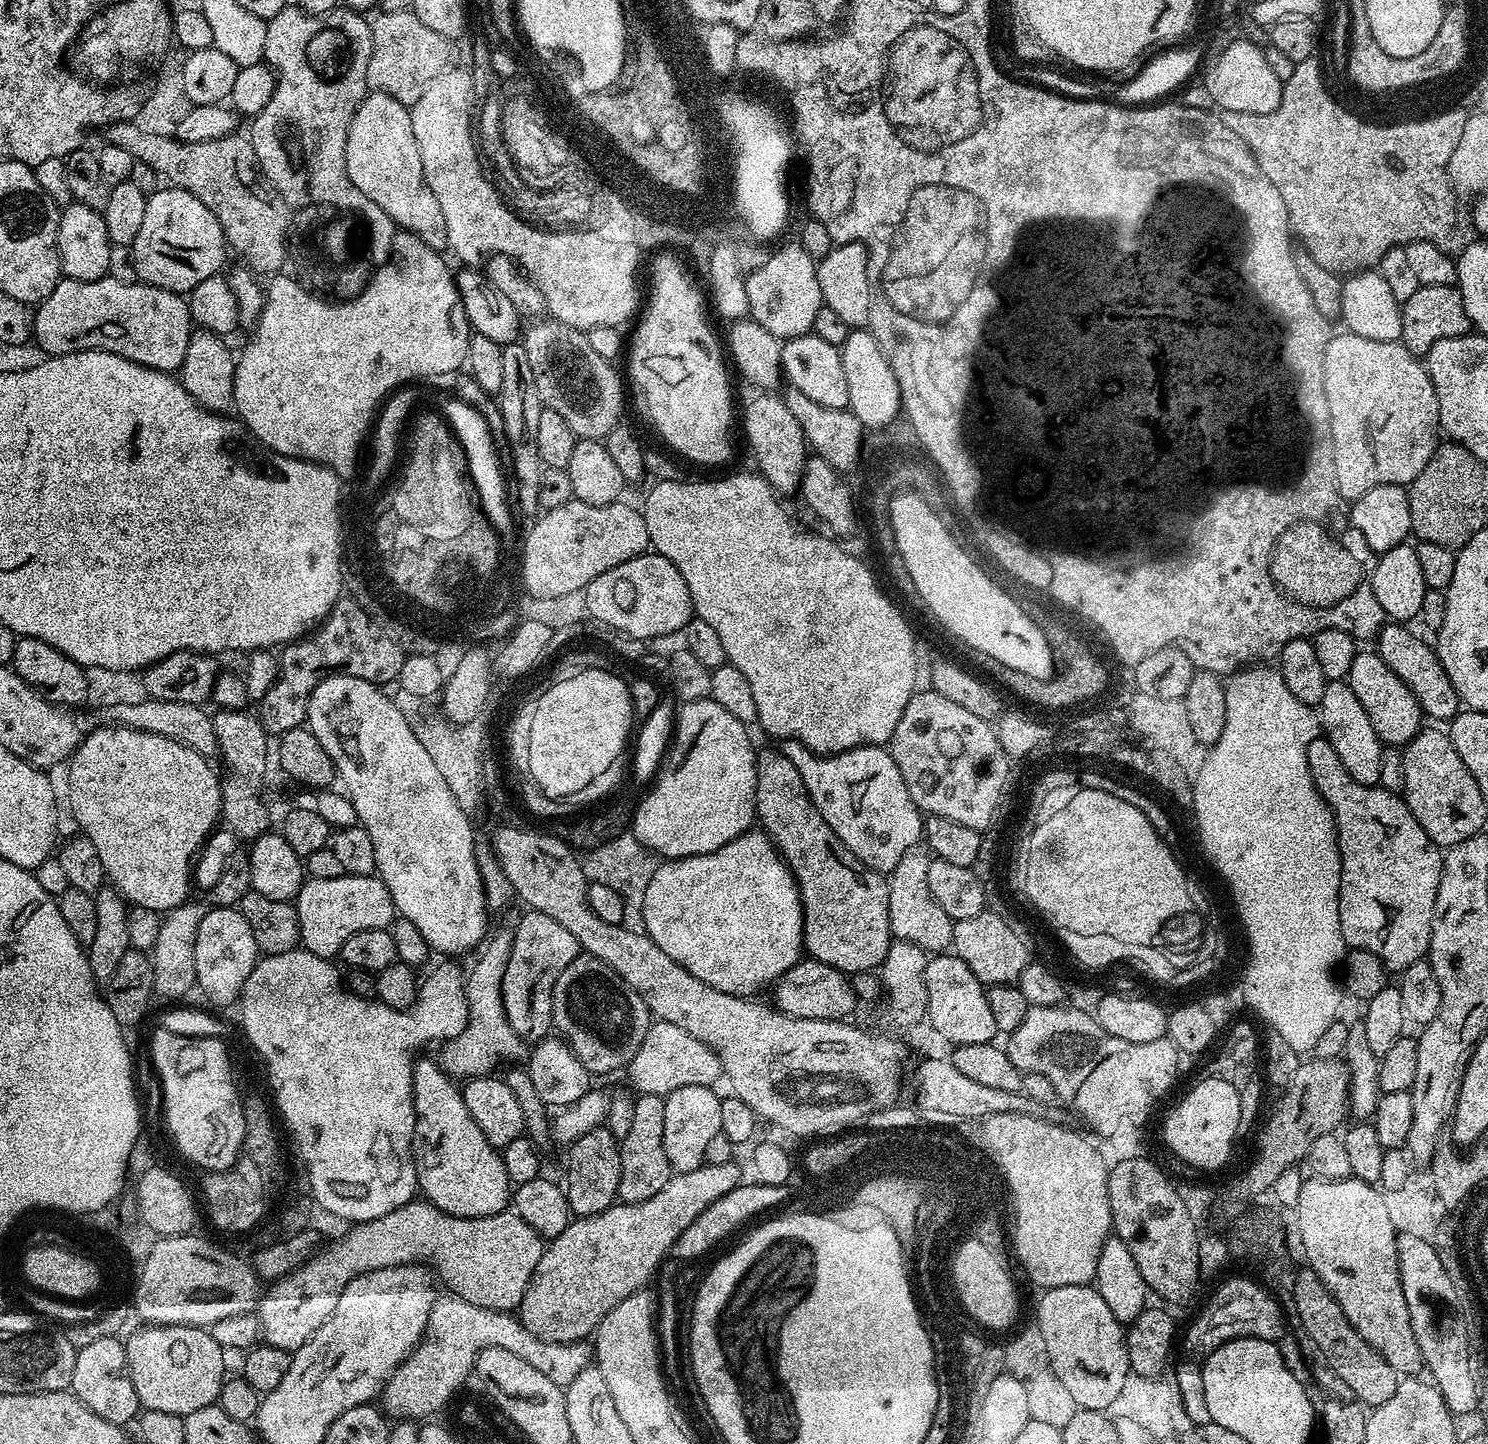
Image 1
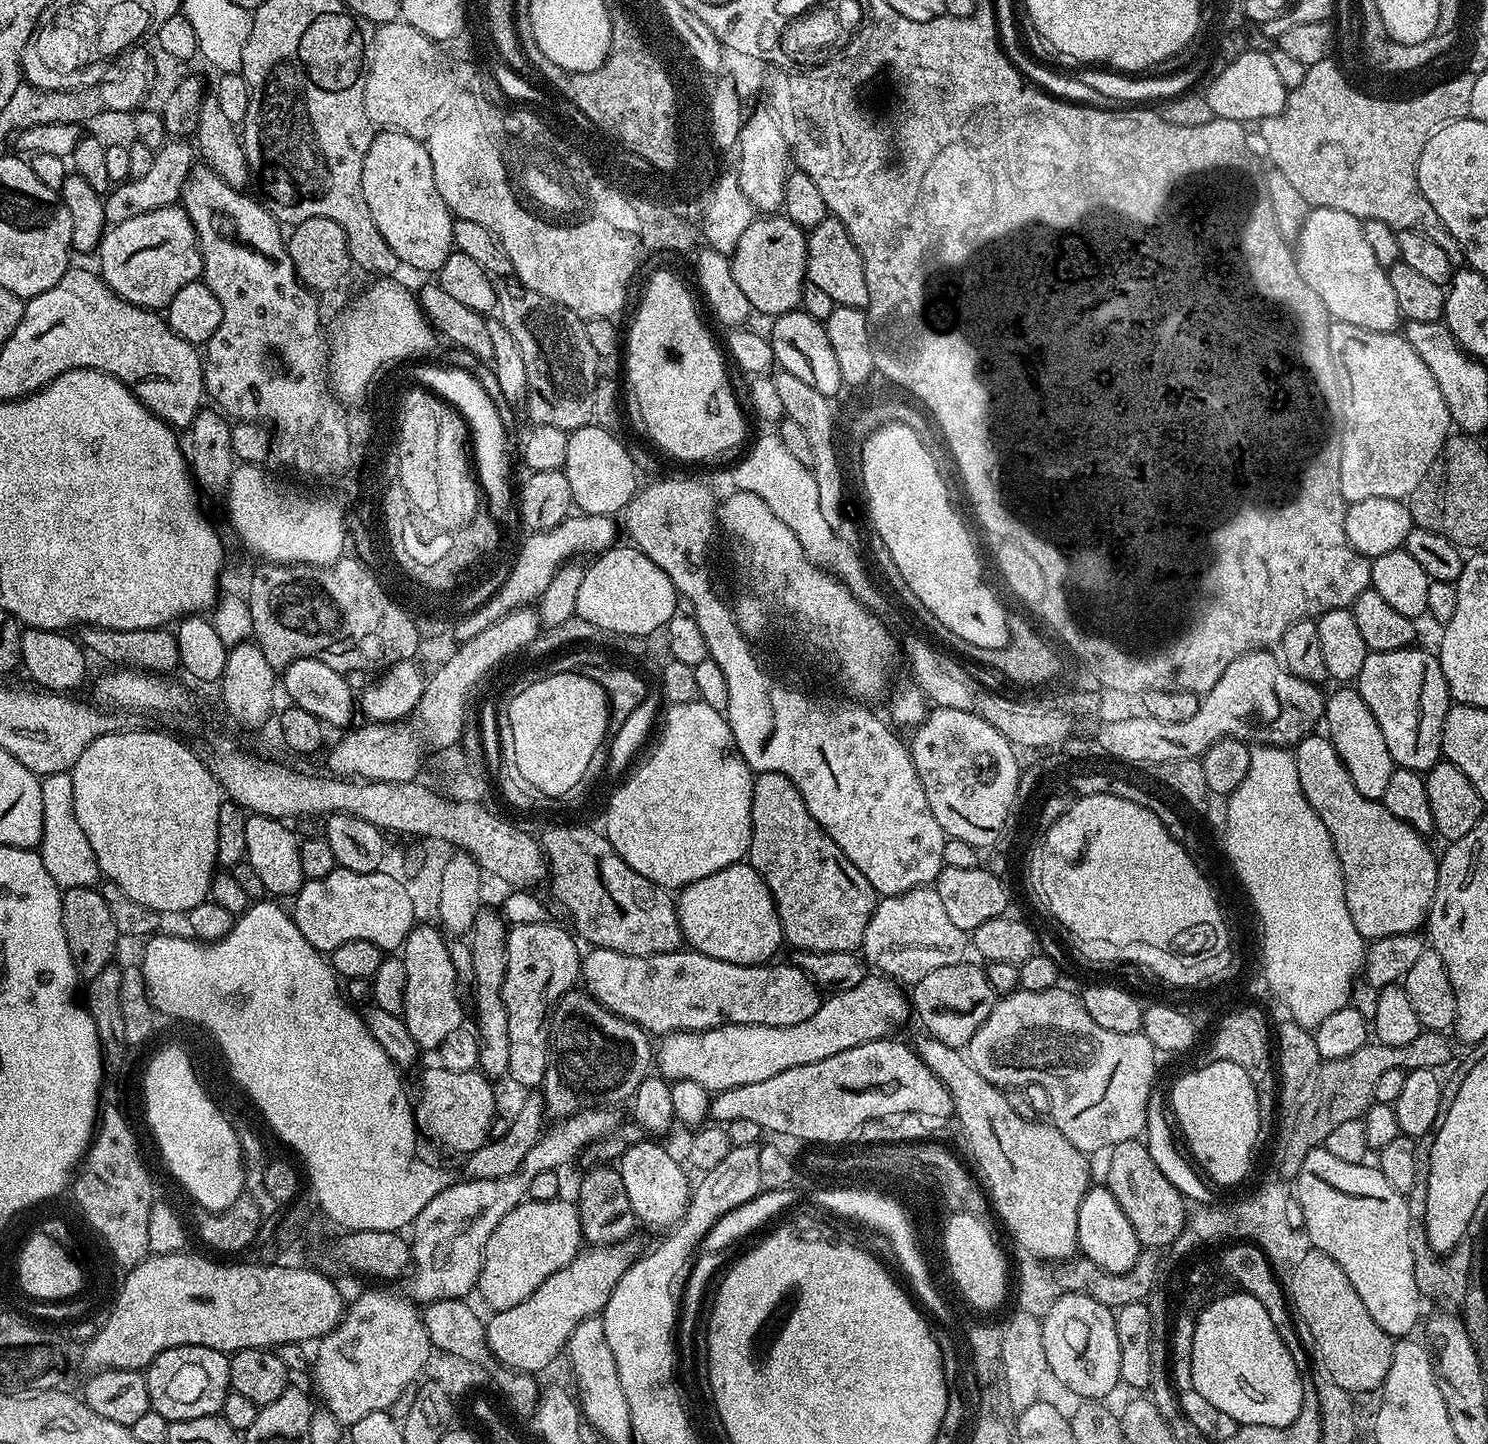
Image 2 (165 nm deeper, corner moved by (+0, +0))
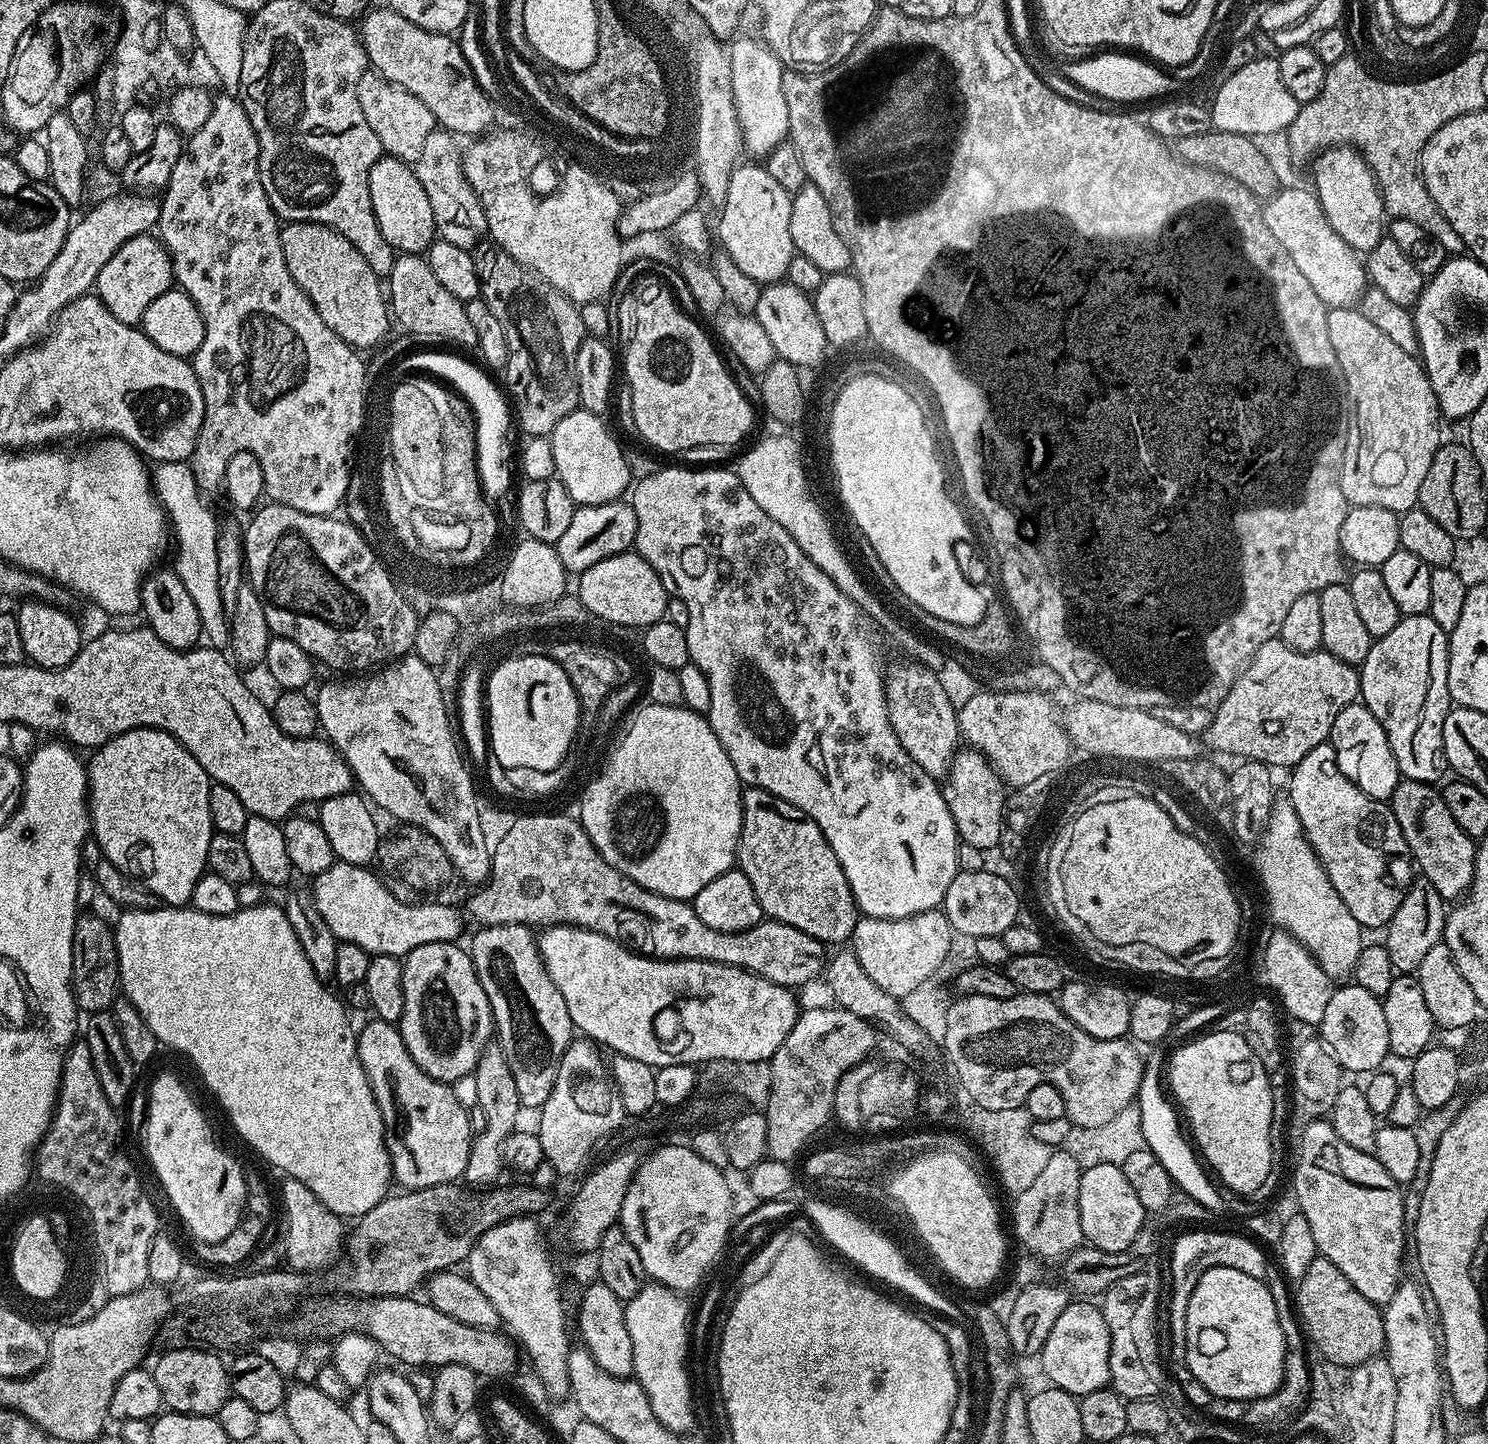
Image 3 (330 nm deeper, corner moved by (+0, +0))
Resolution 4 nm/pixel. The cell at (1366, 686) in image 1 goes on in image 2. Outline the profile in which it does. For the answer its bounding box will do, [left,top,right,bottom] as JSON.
[1354,647,1450,774]

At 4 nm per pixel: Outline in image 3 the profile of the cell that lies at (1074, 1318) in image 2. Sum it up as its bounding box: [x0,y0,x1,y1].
[1038,1303,1110,1398]

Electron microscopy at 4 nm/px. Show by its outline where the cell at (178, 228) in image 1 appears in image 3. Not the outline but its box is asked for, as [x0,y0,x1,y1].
[94,235,173,325]

